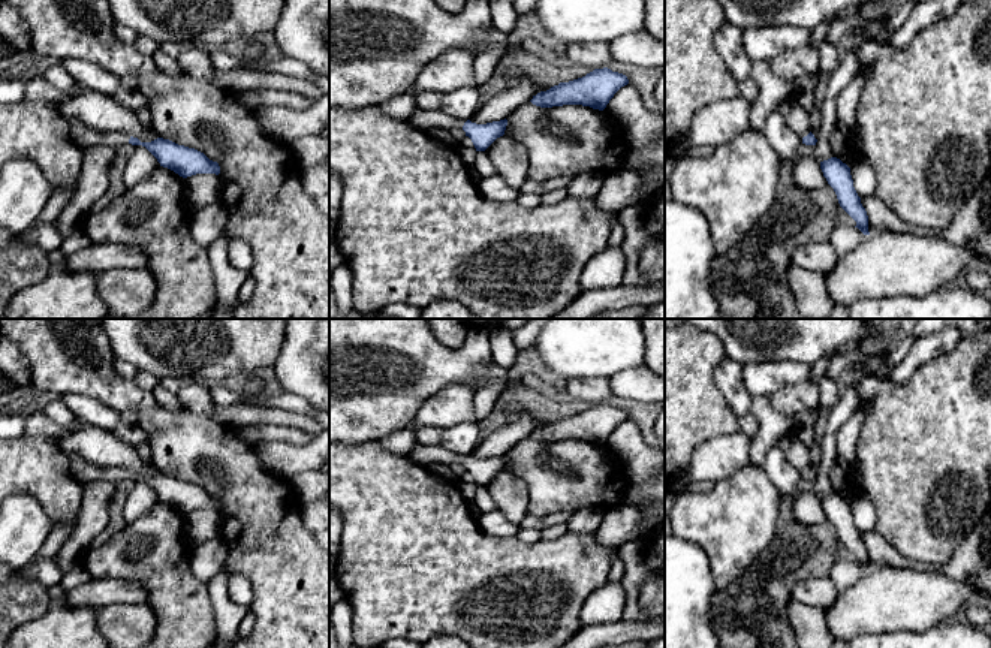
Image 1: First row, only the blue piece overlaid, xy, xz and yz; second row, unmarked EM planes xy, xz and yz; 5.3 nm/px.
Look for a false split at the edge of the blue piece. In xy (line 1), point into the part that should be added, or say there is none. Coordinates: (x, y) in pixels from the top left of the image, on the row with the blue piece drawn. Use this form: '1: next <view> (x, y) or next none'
1: next xy (84, 136)

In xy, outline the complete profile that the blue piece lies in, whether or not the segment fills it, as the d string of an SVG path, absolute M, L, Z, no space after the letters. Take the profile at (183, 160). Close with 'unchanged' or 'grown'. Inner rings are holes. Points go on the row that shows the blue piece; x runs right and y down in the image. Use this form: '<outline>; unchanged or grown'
M66 118L69 123L70 135L76 145L81 148L106 145L117 150L120 145L132 144L145 147L160 163L183 178L196 174L220 174L217 162L210 160L204 153L178 145L169 139L157 138L151 142L141 142L138 138L127 133L102 133L85 126L78 118Z; grown

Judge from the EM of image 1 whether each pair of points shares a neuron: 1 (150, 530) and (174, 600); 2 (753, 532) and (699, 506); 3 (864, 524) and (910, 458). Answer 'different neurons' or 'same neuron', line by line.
1: same neuron
2: same neuron
3: different neurons

